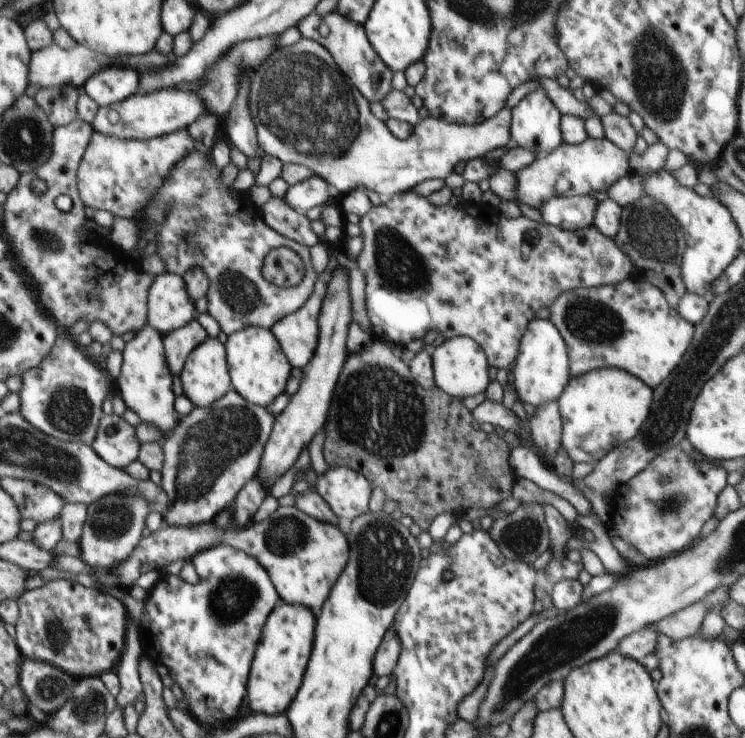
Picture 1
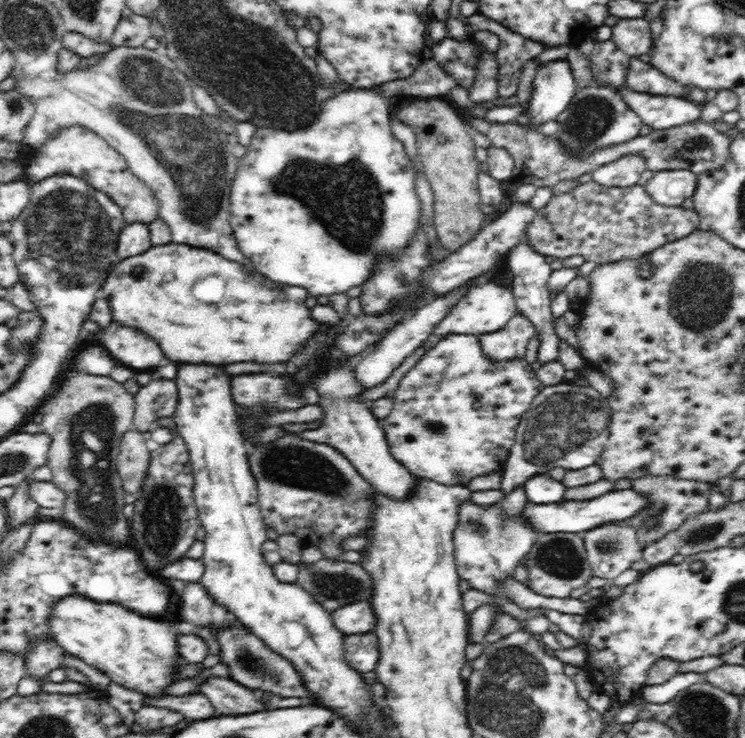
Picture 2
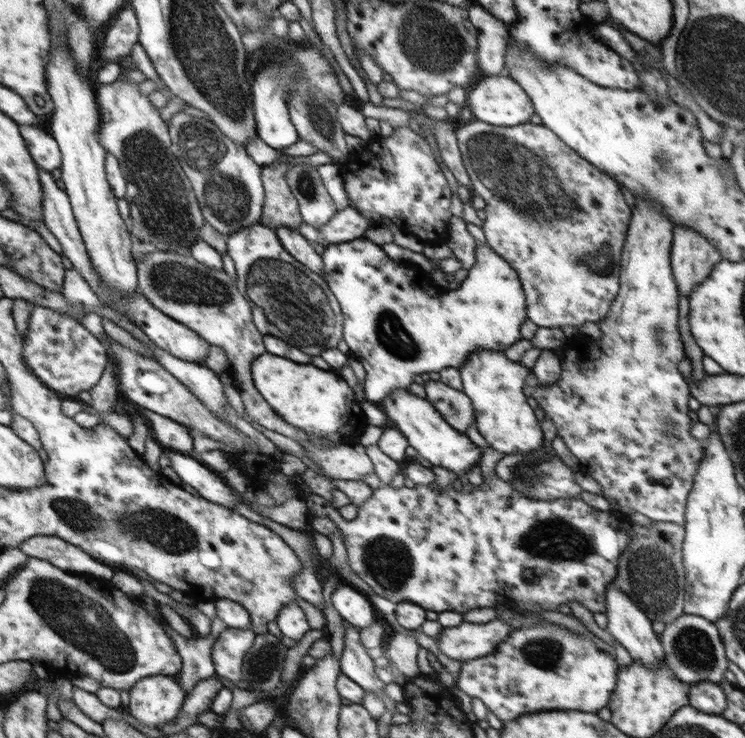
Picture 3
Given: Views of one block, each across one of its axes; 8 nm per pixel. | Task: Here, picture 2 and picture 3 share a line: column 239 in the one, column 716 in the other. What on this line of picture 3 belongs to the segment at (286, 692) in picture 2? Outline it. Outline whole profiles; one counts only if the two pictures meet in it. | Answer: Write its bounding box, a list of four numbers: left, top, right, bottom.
[659,613,729,682]

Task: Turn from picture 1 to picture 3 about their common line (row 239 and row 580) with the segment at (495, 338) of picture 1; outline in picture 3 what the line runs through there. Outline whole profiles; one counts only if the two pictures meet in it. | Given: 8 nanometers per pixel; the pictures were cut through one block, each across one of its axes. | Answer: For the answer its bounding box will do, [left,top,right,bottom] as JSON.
[306,474,631,616]

